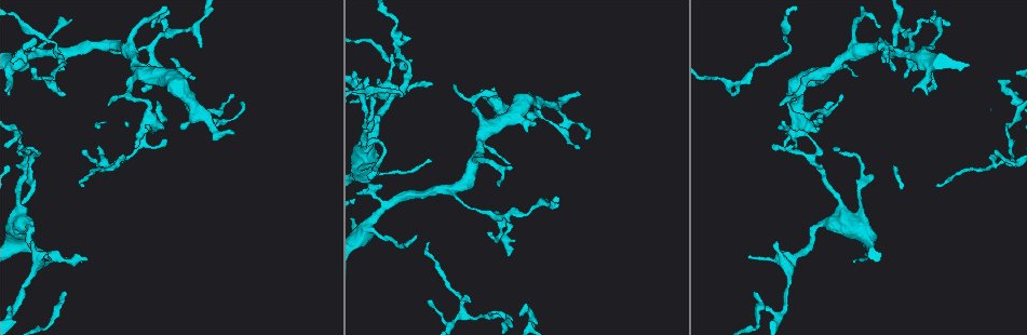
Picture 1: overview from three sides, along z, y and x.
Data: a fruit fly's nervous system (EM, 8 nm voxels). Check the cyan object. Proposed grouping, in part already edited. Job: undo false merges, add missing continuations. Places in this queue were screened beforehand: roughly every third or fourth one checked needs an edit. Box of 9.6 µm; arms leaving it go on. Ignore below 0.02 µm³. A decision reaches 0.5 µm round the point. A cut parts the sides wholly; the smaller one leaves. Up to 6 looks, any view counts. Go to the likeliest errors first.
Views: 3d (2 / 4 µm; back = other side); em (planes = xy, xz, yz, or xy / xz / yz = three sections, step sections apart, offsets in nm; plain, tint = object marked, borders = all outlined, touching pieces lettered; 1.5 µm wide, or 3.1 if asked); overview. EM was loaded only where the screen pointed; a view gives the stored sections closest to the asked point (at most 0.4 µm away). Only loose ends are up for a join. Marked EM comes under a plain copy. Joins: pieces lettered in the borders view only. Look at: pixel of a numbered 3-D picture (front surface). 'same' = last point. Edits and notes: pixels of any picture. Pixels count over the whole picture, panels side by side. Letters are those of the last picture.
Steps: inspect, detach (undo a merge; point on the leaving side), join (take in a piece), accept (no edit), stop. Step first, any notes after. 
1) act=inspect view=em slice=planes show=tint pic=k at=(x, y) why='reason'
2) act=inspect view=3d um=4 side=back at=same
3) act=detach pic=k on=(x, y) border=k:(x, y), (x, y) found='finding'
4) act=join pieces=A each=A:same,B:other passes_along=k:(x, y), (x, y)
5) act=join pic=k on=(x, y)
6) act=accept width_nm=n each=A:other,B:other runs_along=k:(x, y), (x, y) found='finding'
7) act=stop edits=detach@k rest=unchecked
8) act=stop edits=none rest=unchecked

act=inspect view=em slice=planes show=borders pic=1 at=(392, 54) why='an open end'

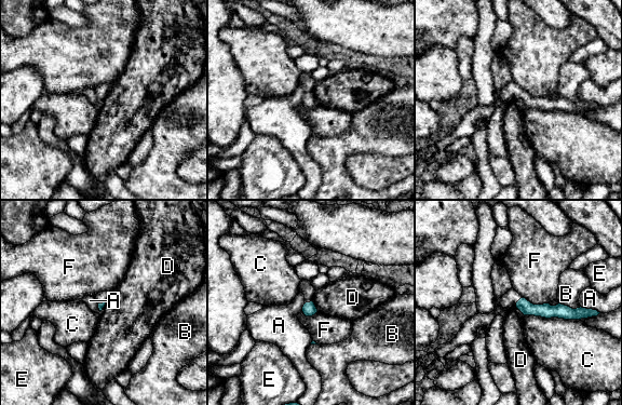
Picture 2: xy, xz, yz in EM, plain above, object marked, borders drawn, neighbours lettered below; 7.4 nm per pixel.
act=accept each=A:other,B:other,C:other,D:other,E:other,F:other border=2:(312, 301), (318, 311) found='none of them fits'

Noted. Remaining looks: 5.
act=inspect view=em slice=yz step=4 show=borders pic=1 at=(732, 95) why='tapers out'

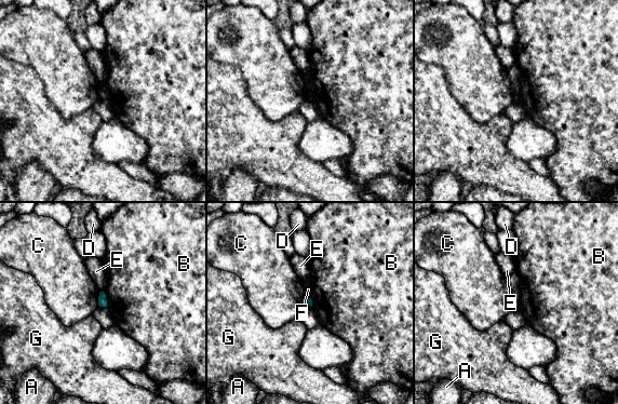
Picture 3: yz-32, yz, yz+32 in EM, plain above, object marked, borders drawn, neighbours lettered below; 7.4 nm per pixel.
act=inspect view=em slice=planes show=borders at=same why='cut it another way'

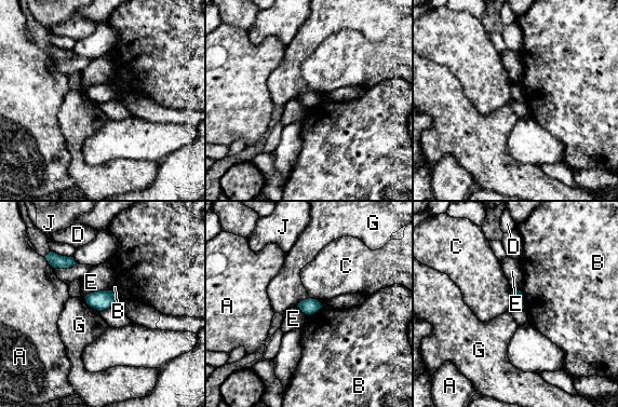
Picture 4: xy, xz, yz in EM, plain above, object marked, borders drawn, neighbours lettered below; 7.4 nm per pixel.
act=accept longest_contact=E:240nm each=A:other,B:other,C:other,D:other,E:other,G:other,J:other border=4:(84, 301), (99, 312) found='no lettered piece goes on from it'

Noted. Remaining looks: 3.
act=inspect view=3d um=4 pic=1 at=(42, 53) why='branch point'

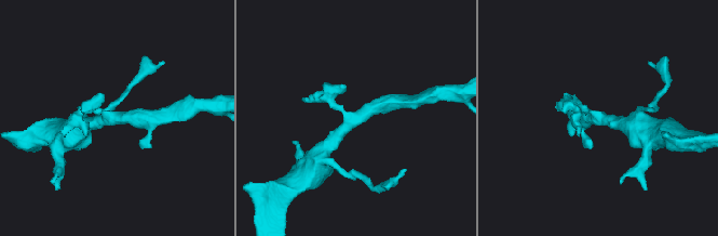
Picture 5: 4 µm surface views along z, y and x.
act=inspect view=em slice=yz step=8 show=borders pic=5 at=(112, 117)

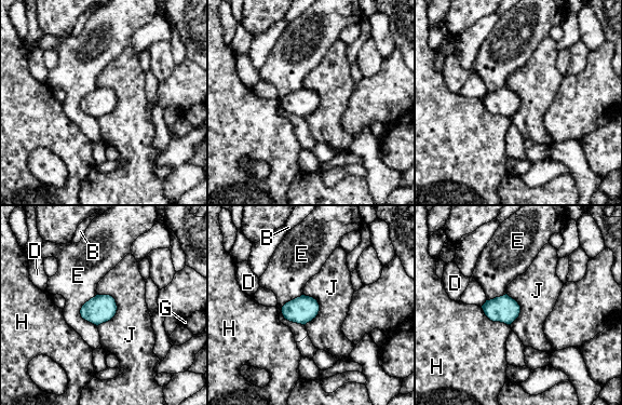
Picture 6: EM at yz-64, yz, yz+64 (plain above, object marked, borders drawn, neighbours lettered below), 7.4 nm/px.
act=accept each=B:other,D:other,E:other,G:other,H:other,J:other border=6:(109, 294), (117, 312), (97, 326) found='all the same neuron'

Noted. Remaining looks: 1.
act=stop edits=none rest=unchecked

